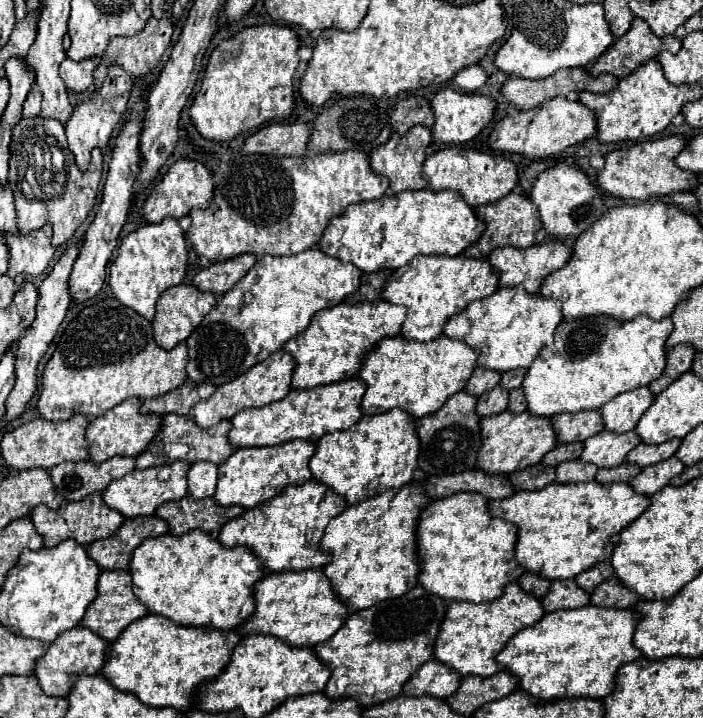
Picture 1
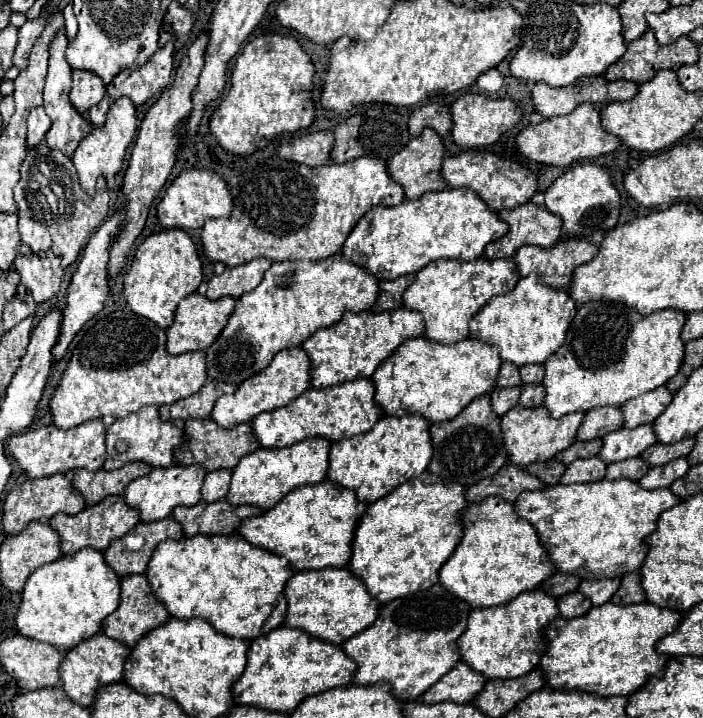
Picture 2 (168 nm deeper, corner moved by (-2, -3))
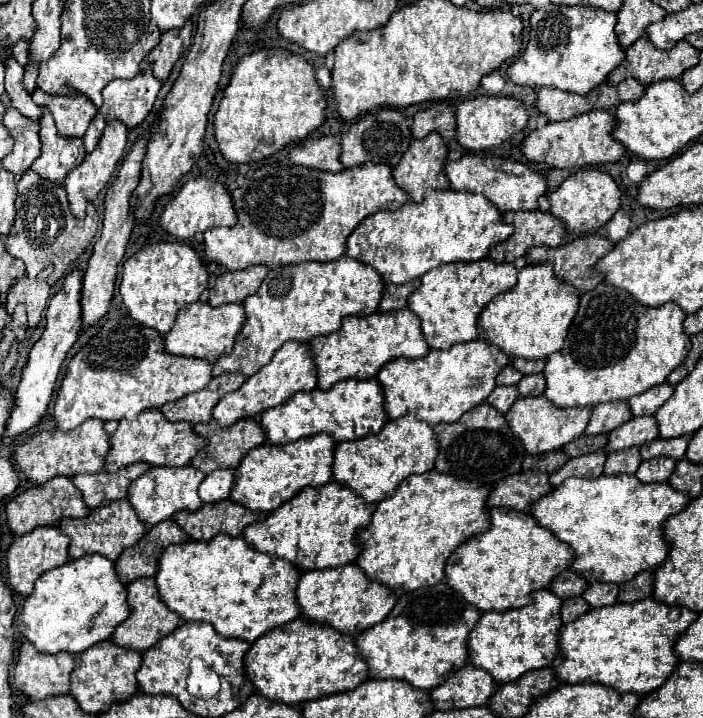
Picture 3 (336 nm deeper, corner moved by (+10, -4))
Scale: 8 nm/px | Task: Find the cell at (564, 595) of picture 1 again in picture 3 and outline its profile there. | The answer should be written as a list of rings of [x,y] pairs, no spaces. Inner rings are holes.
[[[574,596],[574,598],[566,598],[562,602],[562,608],[560,608],[560,616],[562,616],[562,622],[572,622],[576,618],[580,618],[584,612],[588,612],[590,606],[584,602],[582,596]]]

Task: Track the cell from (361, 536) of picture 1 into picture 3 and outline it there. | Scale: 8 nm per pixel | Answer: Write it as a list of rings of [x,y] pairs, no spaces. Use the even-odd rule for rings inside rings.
[[[428,470],[400,482],[394,496],[378,502],[368,526],[356,532],[360,554],[356,566],[392,592],[412,592],[434,586],[444,578],[444,564],[458,544],[488,528],[488,488],[480,482],[456,480],[448,474]]]

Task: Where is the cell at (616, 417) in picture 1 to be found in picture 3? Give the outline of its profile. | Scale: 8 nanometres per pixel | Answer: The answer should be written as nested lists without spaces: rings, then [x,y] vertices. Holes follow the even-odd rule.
[[[666,382],[656,386],[656,388],[650,388],[646,390],[644,394],[640,396],[634,396],[628,400],[630,404],[630,412],[632,416],[654,416],[656,410],[672,396],[674,388],[670,388]]]

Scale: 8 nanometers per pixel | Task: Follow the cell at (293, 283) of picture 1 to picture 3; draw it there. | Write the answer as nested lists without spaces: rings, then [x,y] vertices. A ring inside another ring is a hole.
[[[346,254],[332,262],[304,262],[272,268],[262,280],[258,292],[244,298],[242,306],[246,322],[236,336],[232,352],[222,354],[212,364],[212,376],[234,372],[248,378],[266,366],[284,342],[310,342],[316,336],[340,328],[344,316],[368,316],[376,312],[382,286],[384,282],[372,266],[364,266]]]

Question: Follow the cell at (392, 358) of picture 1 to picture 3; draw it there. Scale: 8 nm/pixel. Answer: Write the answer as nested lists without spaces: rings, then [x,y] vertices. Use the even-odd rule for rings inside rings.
[[[478,338],[464,344],[456,344],[450,350],[430,350],[422,358],[396,358],[382,366],[376,376],[384,390],[384,412],[388,418],[400,418],[414,414],[428,424],[456,422],[470,406],[486,400],[494,390],[496,374],[508,364],[508,356],[498,346]]]

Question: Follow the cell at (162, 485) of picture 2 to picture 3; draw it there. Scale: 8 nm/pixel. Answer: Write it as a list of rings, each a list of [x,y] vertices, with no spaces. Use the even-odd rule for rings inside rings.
[[[192,466],[184,468],[150,468],[146,474],[136,478],[128,488],[128,500],[134,506],[138,518],[148,526],[154,526],[162,520],[172,518],[178,510],[198,510],[202,506],[198,498],[198,484],[204,480],[204,474]]]

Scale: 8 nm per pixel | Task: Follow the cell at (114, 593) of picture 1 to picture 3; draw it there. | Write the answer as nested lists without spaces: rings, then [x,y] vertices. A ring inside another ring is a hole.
[[[138,578],[138,580],[130,582],[126,586],[126,594],[128,594],[130,616],[114,628],[114,632],[112,632],[114,644],[128,648],[128,650],[144,652],[148,646],[154,646],[160,638],[164,638],[164,634],[170,634],[180,624],[180,616],[166,610],[166,606],[160,602],[154,578]]]

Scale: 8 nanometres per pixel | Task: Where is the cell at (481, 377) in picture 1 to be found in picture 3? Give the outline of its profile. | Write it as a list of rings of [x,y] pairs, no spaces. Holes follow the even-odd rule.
[[[512,362],[496,376],[496,384],[500,386],[510,386],[510,384],[518,384],[518,380],[522,378],[522,374],[512,366]]]

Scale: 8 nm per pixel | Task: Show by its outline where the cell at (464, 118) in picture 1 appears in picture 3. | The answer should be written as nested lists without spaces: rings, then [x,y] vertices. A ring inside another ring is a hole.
[[[476,96],[462,100],[456,108],[456,140],[466,150],[486,150],[502,144],[512,134],[520,132],[528,122],[524,104],[514,98],[504,96]]]

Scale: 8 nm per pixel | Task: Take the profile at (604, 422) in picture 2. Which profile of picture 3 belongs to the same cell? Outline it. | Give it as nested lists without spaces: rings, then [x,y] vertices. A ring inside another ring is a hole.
[[[608,402],[604,406],[594,406],[592,418],[590,418],[584,434],[586,436],[608,434],[610,430],[628,422],[630,416],[632,414],[630,414],[630,408],[628,408],[628,402]]]

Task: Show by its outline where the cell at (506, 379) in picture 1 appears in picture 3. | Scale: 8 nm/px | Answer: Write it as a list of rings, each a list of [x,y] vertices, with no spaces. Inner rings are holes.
[[[516,358],[512,364],[514,364],[514,368],[516,368],[518,372],[522,372],[524,376],[526,376],[526,374],[542,372],[542,368],[544,368],[544,360],[522,360],[522,358]]]

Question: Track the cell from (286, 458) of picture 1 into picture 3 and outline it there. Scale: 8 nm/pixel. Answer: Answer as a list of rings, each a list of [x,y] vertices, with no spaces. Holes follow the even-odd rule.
[[[316,434],[312,438],[300,438],[294,446],[256,446],[252,448],[238,468],[234,470],[234,482],[230,500],[244,504],[250,510],[272,512],[274,508],[282,506],[286,500],[296,496],[306,486],[322,486],[332,476],[332,454],[334,442],[326,434]]]

